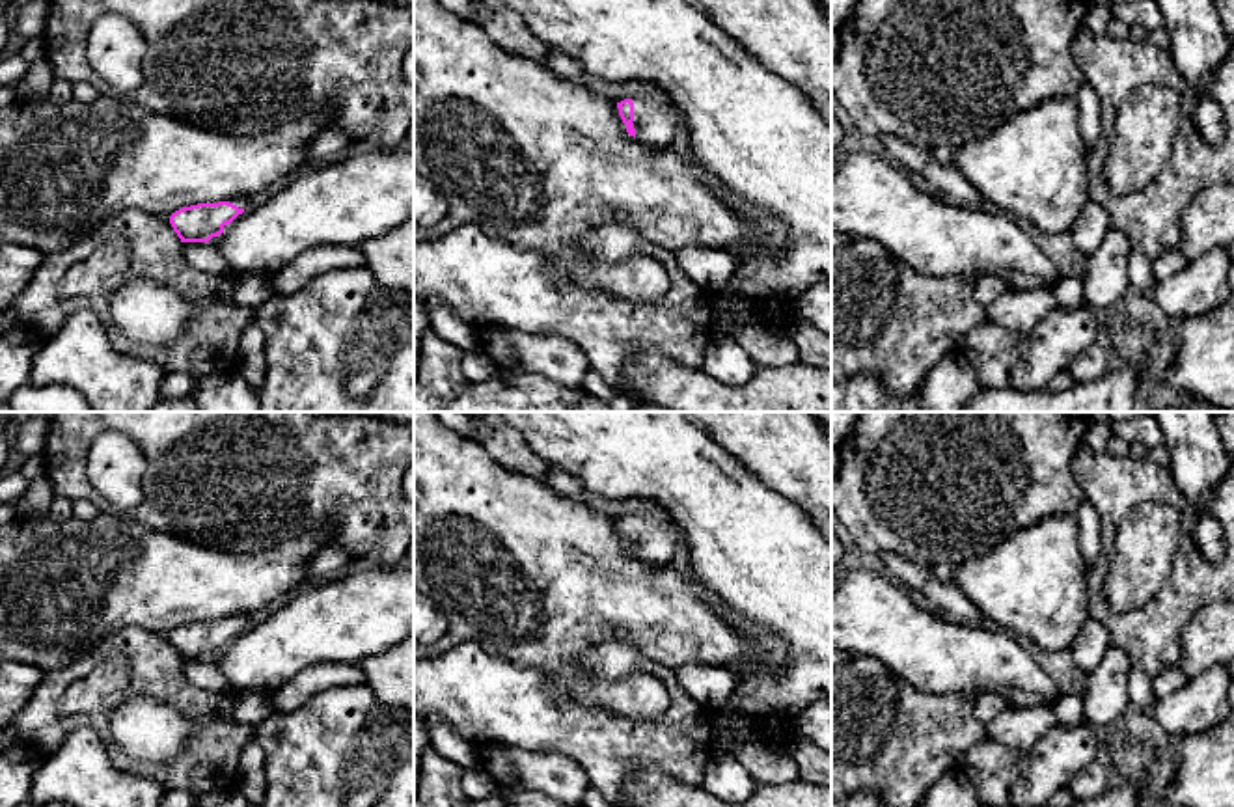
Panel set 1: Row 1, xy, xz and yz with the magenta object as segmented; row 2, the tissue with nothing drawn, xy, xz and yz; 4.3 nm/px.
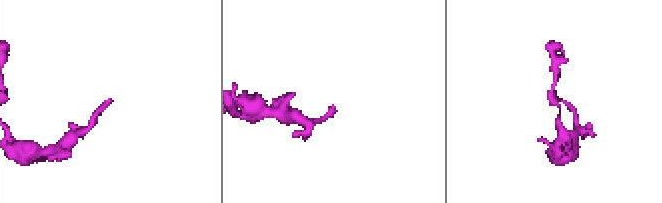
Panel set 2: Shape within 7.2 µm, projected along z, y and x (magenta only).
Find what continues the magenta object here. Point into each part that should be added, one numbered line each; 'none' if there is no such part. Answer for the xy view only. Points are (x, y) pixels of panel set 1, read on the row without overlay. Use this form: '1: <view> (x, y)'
1: xy (241, 619)

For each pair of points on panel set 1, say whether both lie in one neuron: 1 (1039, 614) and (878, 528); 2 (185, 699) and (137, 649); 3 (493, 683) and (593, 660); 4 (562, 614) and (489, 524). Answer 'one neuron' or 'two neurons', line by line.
1: two neurons
2: one neuron
3: one neuron
4: one neuron

